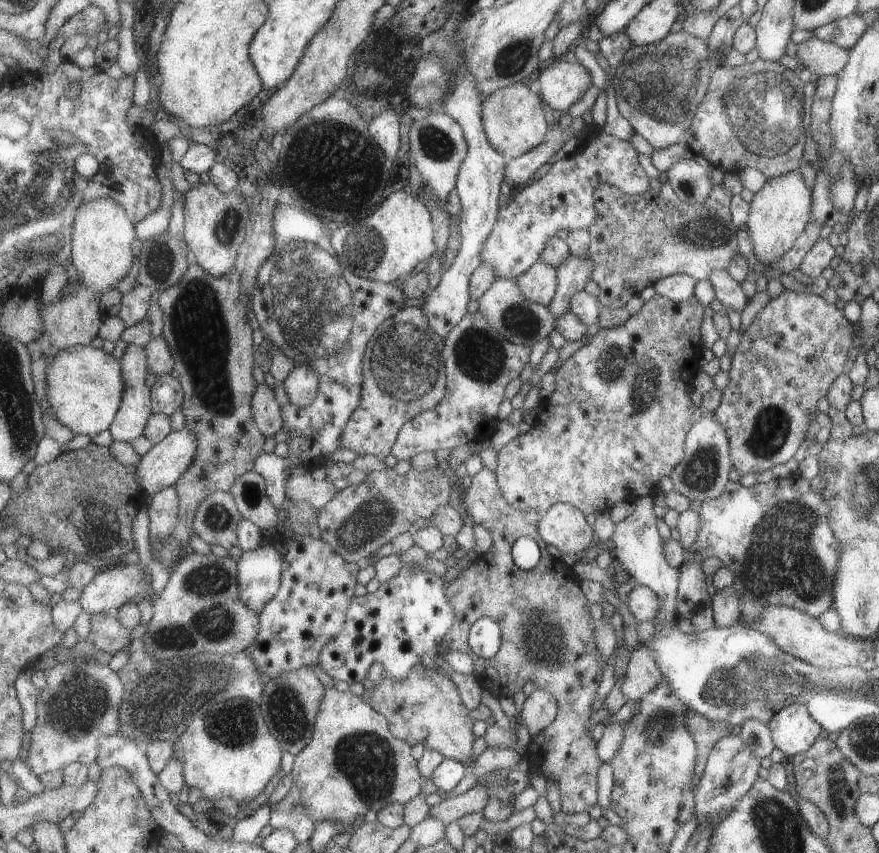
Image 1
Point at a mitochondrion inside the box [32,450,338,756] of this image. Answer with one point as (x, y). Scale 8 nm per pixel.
(168, 692)

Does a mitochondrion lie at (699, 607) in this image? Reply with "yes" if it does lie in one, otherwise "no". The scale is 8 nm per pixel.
no

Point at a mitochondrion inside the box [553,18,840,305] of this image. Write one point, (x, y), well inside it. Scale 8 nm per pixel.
(759, 106)

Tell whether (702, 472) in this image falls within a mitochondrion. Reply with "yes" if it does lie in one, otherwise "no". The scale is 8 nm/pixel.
yes

